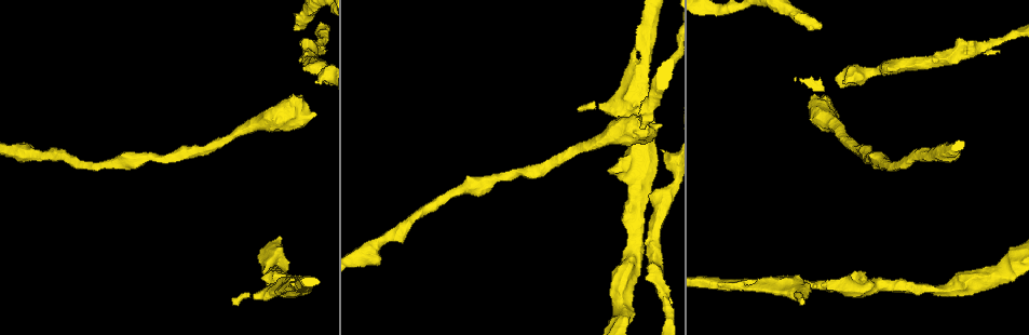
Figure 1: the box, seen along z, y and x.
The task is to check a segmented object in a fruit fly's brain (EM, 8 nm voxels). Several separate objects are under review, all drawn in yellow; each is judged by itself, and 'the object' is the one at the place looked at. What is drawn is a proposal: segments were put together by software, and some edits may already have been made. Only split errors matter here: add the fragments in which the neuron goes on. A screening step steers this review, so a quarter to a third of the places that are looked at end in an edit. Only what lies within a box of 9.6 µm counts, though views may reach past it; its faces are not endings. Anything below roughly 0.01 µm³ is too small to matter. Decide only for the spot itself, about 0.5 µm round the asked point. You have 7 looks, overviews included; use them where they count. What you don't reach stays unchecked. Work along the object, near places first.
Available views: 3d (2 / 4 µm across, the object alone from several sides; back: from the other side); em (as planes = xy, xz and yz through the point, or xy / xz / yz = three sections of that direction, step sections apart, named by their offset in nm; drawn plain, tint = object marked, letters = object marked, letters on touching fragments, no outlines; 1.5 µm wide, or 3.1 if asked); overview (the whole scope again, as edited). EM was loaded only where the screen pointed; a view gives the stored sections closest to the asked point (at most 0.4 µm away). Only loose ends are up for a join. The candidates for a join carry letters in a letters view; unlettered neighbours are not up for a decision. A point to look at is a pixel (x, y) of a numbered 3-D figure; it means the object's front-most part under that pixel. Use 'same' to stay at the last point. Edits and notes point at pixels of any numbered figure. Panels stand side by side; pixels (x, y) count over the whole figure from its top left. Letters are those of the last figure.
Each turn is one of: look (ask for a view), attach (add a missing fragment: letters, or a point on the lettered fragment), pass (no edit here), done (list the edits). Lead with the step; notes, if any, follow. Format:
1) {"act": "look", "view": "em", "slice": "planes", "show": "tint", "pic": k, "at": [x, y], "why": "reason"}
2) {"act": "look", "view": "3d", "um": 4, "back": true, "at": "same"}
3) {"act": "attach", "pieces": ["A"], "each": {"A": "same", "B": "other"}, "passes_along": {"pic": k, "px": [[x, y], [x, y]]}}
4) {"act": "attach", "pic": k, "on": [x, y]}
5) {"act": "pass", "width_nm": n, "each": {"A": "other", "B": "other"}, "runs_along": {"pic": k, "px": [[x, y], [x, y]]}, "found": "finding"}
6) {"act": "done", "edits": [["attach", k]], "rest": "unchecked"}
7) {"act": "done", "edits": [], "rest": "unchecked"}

{"act": "look", "view": "em", "slice": "planes", "show": "letters", "pic": 1, "at": [822, 25], "why": "thick end"}

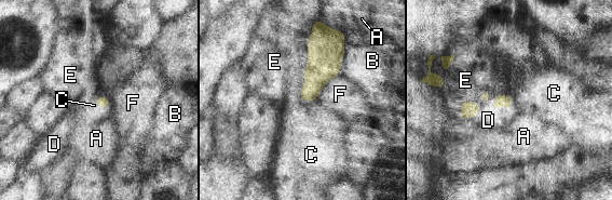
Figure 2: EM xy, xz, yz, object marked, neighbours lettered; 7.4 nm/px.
{"act": "attach", "pic": 2, "on": [488, 120], "each": {"A": "other", "B": "other", "C": "other", "D": "same", "E": "other", "F": "other"}, "passes_along": {"pic": 2, "px": [[468, 109], [474, 116], [488, 120]]}, "found": "it goes on there"}

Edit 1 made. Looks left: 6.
{"act": "look", "view": "overview", "why": "redraw"}

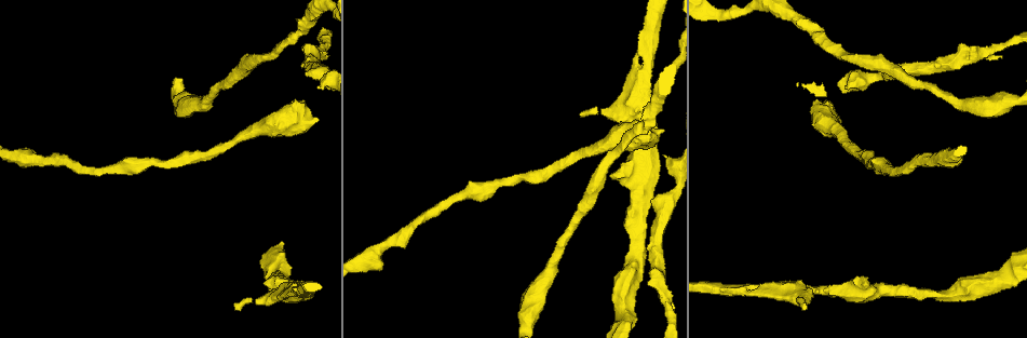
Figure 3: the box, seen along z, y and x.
{"act": "look", "view": "3d", "um": 4, "pic": 3, "at": [610, 177], "why": "stops while still wide"}

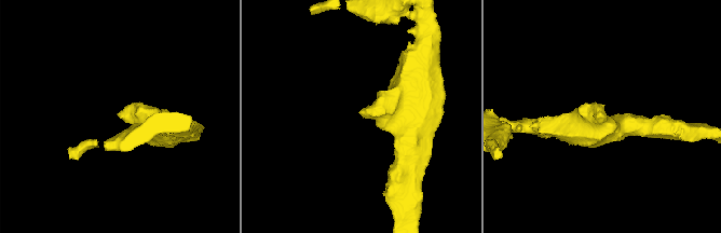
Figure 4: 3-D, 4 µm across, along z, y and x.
{"act": "look", "view": "em", "slice": "planes", "show": "letters", "pic": 4, "at": [603, 111], "why": "shape alone is not enough"}

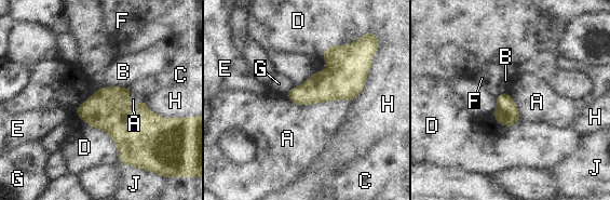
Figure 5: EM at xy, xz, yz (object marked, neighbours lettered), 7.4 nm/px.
{"act": "pass", "each": {"A": "other", "B": "other", "C": "other", "D": "other", "E": "other", "F": "other", "G": "other", "H": "other", "J": "other"}, "border": {"pic": 5, "px": [[284, 94], [299, 105], [351, 101]]}, "found": "none of them fits"}

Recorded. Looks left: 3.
{"act": "look", "view": "3d", "um": 2, "pic": 3, "at": [234, 308], "why": "branch stops here"}

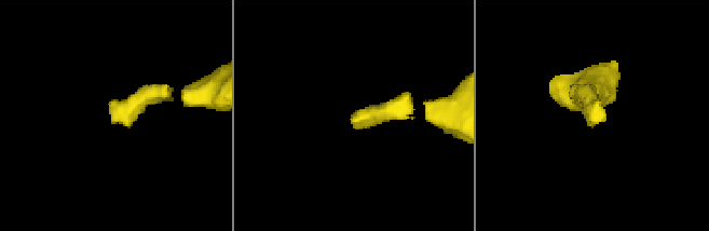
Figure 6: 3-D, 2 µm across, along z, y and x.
{"act": "look", "view": "em", "slice": "planes", "show": "letters", "pic": 6, "at": [115, 115], "why": "shape alone is not enough"}

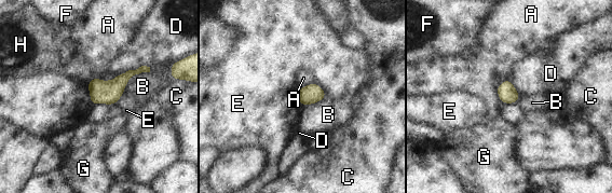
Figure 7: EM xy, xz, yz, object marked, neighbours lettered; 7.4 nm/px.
{"act": "pass", "each": {"A": "other", "B": "other", "C": "other", "D": "other", "E": "other", "F": "other", "G": "other", "H": "other"}, "runs_along": {"pic": 7, "px": [[147, 69], [131, 72], [93, 101]]}, "found": "none of them fits"}

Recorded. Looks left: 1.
{"act": "done", "edits": [["attach", 2]], "rest": "unchecked"}

